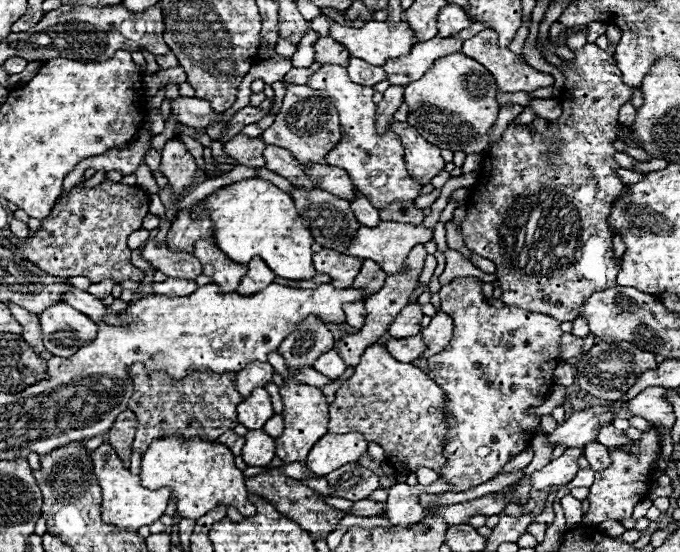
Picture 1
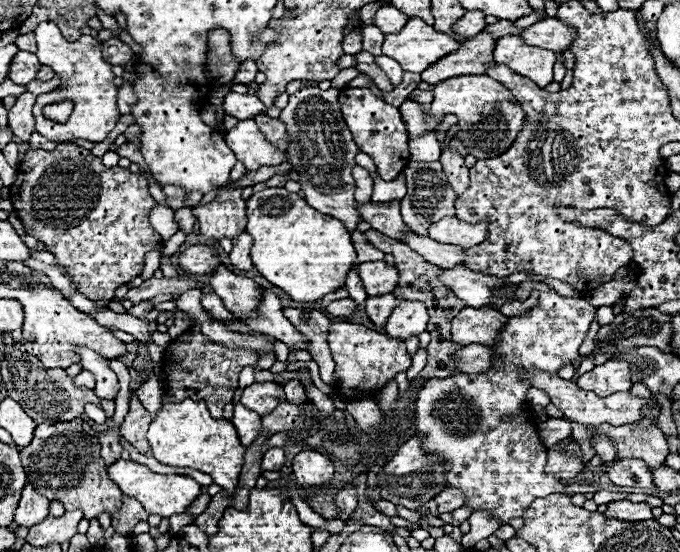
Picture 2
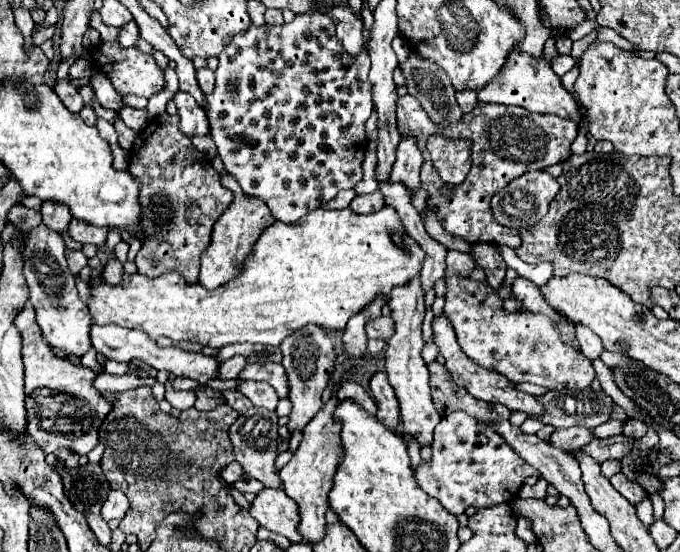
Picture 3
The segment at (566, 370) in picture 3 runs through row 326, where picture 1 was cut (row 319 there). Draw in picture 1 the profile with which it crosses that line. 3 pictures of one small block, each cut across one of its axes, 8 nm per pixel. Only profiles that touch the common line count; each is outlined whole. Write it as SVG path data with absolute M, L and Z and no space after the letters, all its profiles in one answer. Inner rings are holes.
M456 278L442 286L442 312L450 314L454 320L454 336L446 350L428 358L428 376L446 392L446 402L442 406L444 418L448 420L444 458L446 466L438 472L440 480L452 484L450 492L466 492L476 488L500 474L500 468L528 448L530 440L536 436L540 416L530 414L530 408L544 404L550 388L554 386L554 368L560 364L560 320L544 316L538 312L528 312L524 308L502 306L494 308L484 302L482 282L478 278Z

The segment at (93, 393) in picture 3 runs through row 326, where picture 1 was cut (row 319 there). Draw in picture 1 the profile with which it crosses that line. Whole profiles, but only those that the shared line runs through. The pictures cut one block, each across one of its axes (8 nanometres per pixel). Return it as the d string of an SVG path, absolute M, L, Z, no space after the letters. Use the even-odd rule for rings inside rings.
M8 302L8 306L14 312L14 318L24 326L24 332L22 332L24 340L34 348L34 352L38 352L38 354L44 352L46 348L42 344L42 332L40 332L40 320L38 320L38 316L32 314L32 312L28 312L26 308L20 308L18 304L10 304Z

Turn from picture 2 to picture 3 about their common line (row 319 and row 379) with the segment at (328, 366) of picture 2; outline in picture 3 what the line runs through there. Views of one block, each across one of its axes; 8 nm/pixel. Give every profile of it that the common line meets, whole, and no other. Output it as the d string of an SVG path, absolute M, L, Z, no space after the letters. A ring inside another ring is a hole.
M308 324L308 328L302 328L300 332L296 332L296 336L288 336L288 340L284 340L280 350L284 354L282 366L286 368L288 388L290 388L288 400L292 402L292 412L290 412L288 432L292 434L294 430L304 430L304 426L322 408L322 392L328 384L328 376L332 372L336 354L334 354L332 340L326 336L322 328L316 328L314 324Z

